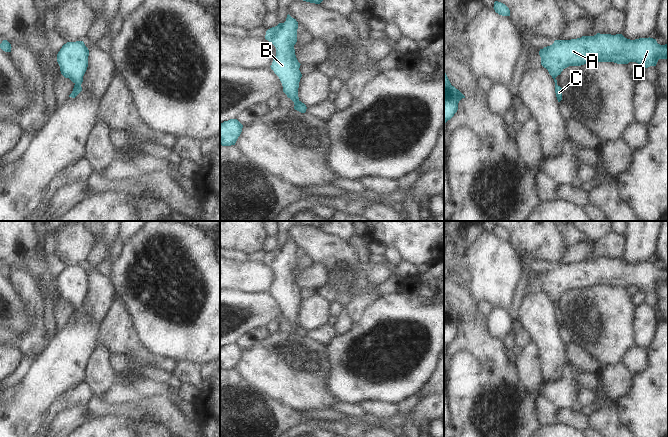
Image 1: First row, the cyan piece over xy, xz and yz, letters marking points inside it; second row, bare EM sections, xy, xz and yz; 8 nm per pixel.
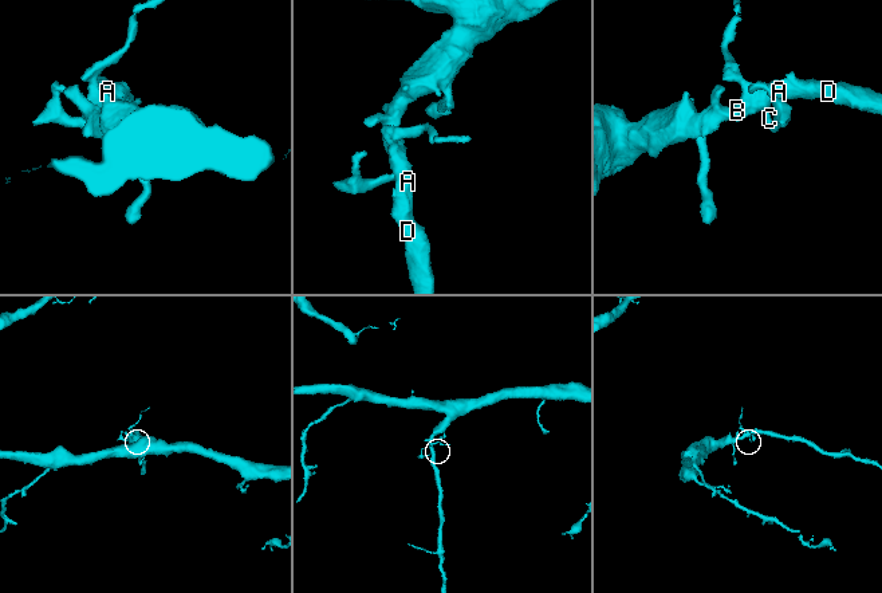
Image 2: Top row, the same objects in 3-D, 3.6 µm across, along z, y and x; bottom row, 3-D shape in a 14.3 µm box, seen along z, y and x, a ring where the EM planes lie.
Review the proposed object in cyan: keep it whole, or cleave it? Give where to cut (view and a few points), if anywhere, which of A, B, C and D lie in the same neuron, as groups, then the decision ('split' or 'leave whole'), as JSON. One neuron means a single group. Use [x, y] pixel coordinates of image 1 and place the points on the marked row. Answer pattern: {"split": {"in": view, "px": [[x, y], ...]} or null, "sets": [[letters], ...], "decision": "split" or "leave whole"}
{"split": null, "sets": [["A", "B", "C", "D"]], "decision": "leave whole"}

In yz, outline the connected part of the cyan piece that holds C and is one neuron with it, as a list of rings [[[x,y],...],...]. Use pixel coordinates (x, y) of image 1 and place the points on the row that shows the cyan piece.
[[[600,34],[582,36],[571,40],[555,40],[550,46],[540,49],[541,65],[555,82],[558,102],[562,100],[562,88],[555,79],[569,66],[614,62],[628,64],[636,62],[644,68],[656,66],[659,59],[668,60],[668,44],[660,45],[653,38],[630,40],[622,34]]]

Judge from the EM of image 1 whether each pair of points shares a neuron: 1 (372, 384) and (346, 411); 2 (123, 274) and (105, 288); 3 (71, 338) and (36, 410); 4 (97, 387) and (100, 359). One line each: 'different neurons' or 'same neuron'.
1: different neurons
2: different neurons
3: same neuron
4: same neuron

